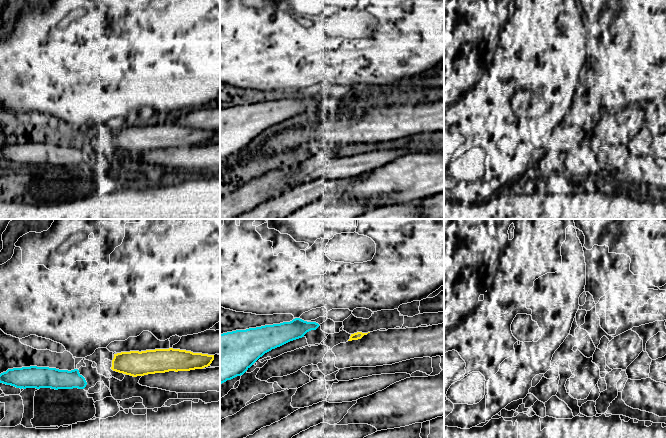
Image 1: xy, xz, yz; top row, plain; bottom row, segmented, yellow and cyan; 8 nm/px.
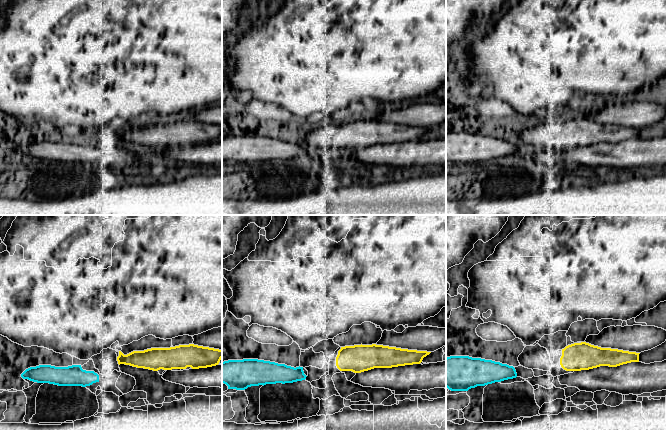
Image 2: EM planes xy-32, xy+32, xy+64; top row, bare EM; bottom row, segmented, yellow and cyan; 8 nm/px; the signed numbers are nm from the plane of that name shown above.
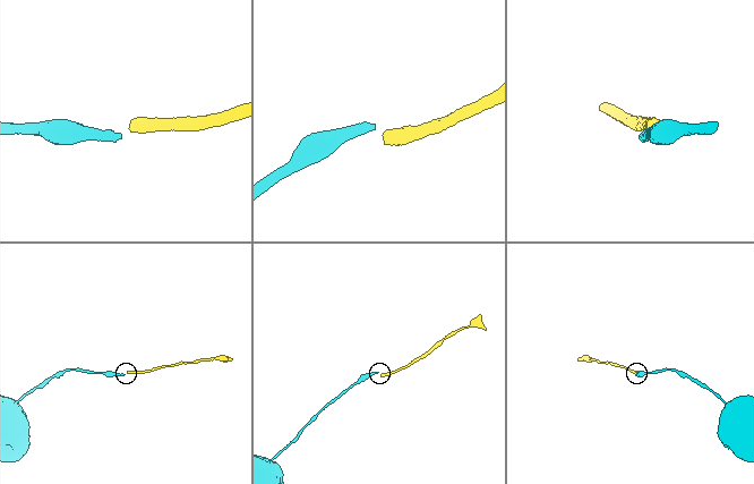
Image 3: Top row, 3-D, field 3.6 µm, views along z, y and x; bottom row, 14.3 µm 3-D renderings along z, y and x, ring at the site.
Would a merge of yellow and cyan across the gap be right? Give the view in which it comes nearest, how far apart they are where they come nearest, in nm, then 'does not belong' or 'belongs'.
nearest in xy; 220 nm apart; does not belong

